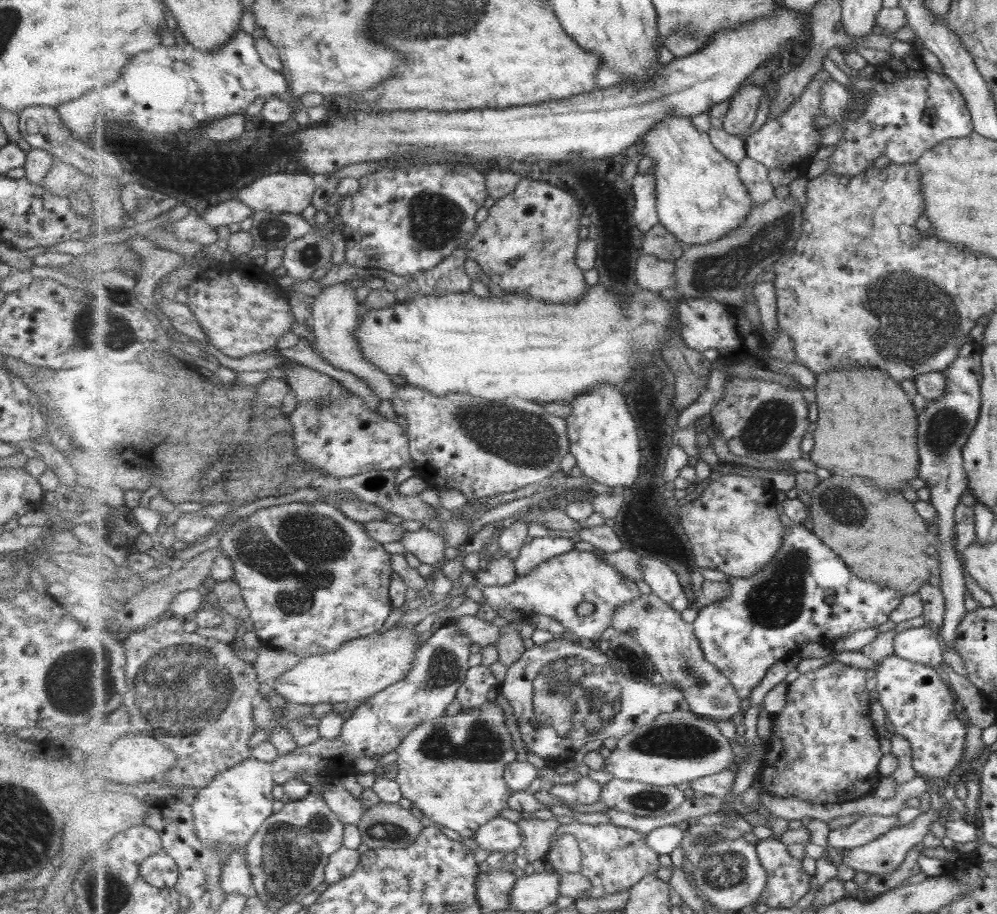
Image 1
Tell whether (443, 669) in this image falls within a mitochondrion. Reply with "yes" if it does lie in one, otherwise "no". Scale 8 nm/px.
yes

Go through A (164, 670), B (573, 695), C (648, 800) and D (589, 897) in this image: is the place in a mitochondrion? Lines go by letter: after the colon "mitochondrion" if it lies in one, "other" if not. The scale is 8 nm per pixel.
A: mitochondrion
B: mitochondrion
C: mitochondrion
D: other

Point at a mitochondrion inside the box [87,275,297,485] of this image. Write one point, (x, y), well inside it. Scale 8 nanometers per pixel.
(117, 334)

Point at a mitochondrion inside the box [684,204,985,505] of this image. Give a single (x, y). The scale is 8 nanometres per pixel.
(907, 317)

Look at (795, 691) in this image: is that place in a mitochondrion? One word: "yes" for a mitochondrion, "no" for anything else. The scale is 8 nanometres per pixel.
no

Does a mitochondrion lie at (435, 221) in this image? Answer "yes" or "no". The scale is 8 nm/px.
yes

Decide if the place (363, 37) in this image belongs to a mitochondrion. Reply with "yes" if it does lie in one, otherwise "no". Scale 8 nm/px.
yes

